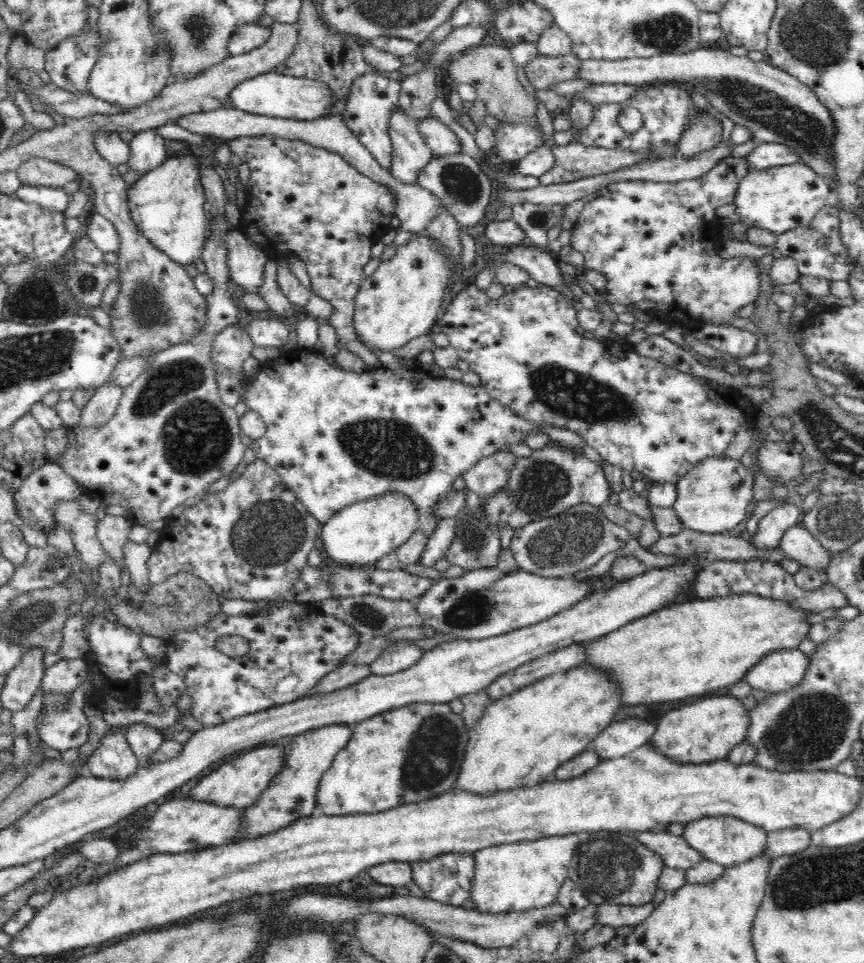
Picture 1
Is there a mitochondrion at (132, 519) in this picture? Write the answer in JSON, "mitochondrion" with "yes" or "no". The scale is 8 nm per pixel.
{"mitochondrion":"no"}

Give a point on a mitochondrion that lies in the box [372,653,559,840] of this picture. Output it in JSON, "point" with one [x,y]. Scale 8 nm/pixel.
{"point":[432,755]}

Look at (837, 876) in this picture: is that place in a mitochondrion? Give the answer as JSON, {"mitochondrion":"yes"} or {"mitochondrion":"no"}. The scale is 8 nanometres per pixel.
{"mitochondrion":"yes"}

